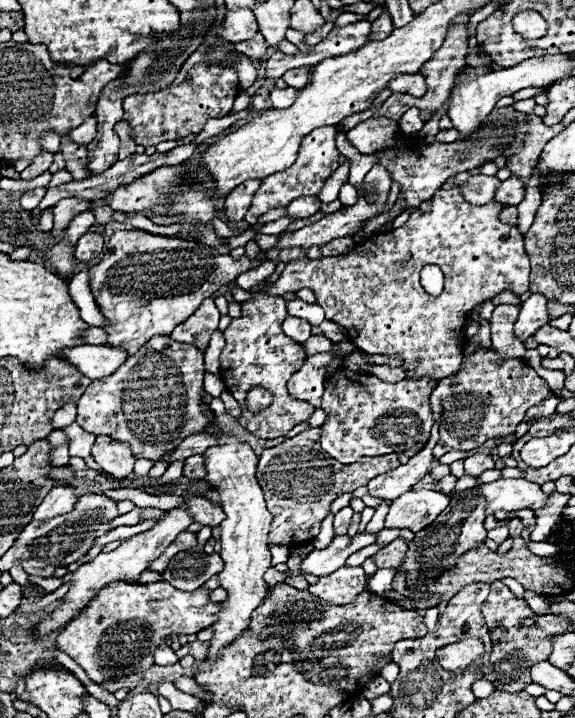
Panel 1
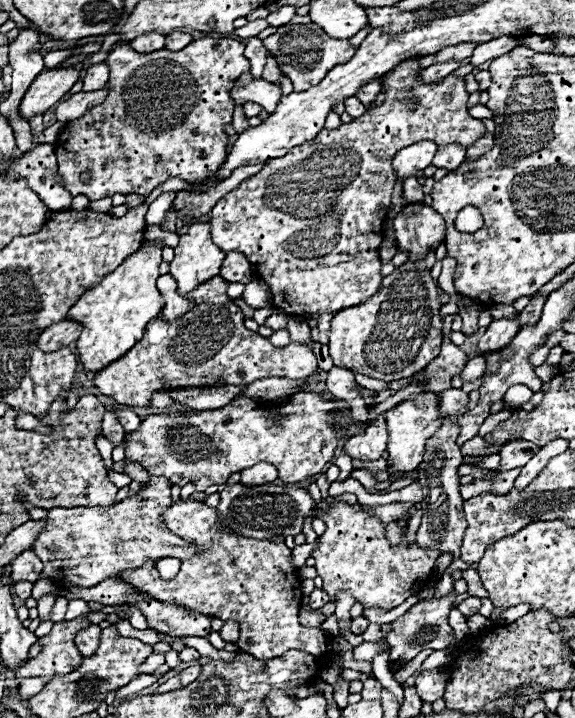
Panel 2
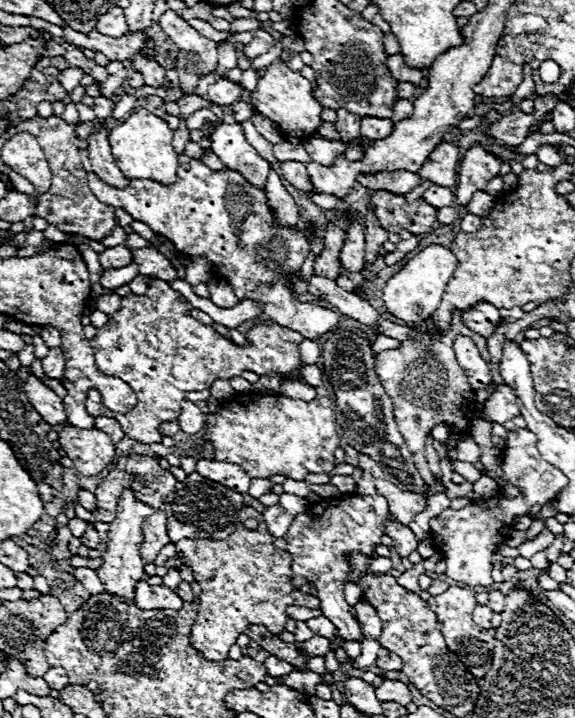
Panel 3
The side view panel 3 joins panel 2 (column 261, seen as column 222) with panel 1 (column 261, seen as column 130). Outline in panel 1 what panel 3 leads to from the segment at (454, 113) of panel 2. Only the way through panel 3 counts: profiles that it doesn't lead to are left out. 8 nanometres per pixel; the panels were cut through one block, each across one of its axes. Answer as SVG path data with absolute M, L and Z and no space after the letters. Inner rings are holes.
M322 126L322 128L316 128L316 132L310 132L300 146L296 164L284 172L276 172L276 174L266 176L262 180L260 188L256 190L256 194L252 198L252 206L246 212L244 220L250 226L254 226L258 222L258 218L272 208L286 208L292 200L296 200L300 196L318 196L320 190L324 188L324 182L340 166L336 146L334 146L334 136L336 136L336 128L332 128L332 126Z

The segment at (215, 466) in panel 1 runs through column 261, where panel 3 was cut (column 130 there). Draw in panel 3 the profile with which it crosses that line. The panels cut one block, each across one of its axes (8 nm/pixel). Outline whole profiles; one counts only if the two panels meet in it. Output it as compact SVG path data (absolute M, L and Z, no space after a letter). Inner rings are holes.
M126 488L120 494L118 508L116 508L116 520L110 522L108 530L108 542L106 542L106 552L102 554L102 566L98 568L98 578L106 586L104 592L112 592L112 596L120 596L124 602L134 604L134 590L136 590L136 580L142 580L146 576L144 572L144 562L142 562L142 522L154 512L152 506L140 502L134 498L134 490Z

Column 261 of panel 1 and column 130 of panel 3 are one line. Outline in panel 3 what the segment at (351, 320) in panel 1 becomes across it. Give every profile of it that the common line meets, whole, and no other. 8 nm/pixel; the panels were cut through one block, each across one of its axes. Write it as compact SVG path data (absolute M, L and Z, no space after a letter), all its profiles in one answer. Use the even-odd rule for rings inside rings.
M138 276L130 282L130 292L136 294L136 296L144 296L144 292L148 290L148 276Z

